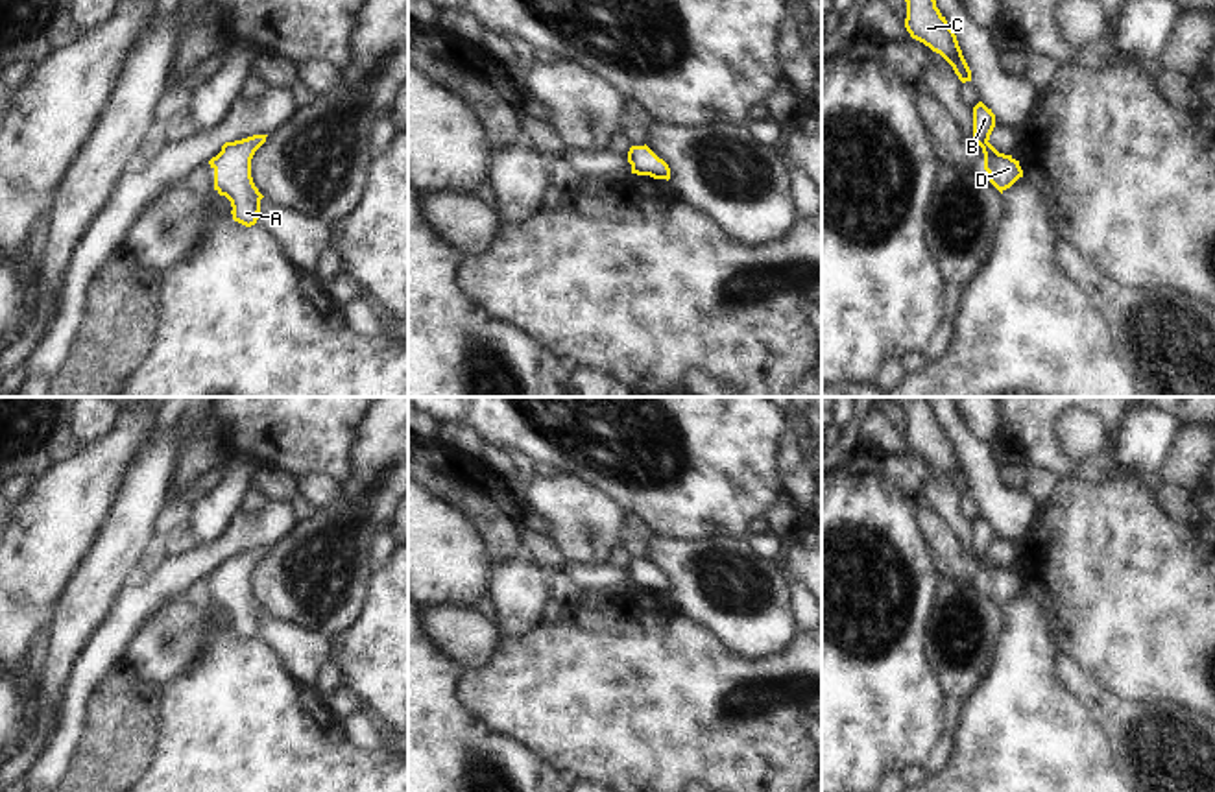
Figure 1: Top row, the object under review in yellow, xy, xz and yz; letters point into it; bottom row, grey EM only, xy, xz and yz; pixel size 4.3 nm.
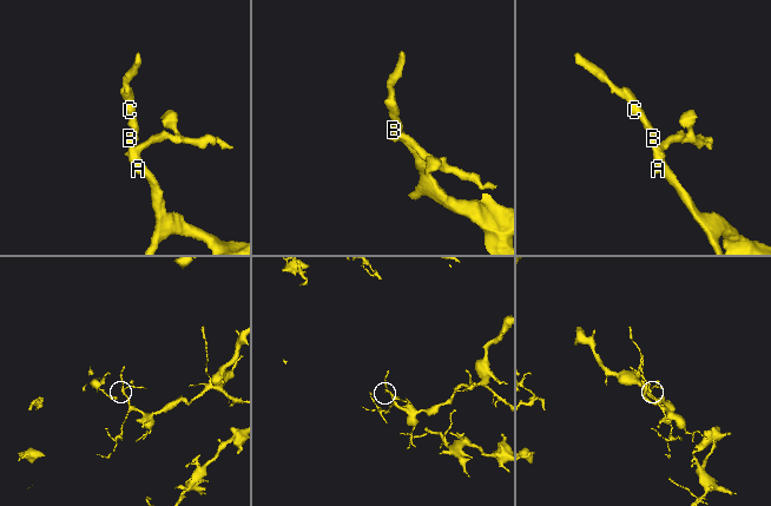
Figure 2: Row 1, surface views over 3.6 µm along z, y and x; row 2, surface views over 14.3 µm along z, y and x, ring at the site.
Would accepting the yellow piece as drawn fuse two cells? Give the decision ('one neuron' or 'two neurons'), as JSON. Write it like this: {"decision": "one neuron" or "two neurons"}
{"decision": "one neuron"}

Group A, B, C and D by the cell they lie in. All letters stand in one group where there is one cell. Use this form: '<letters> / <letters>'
A B C D

